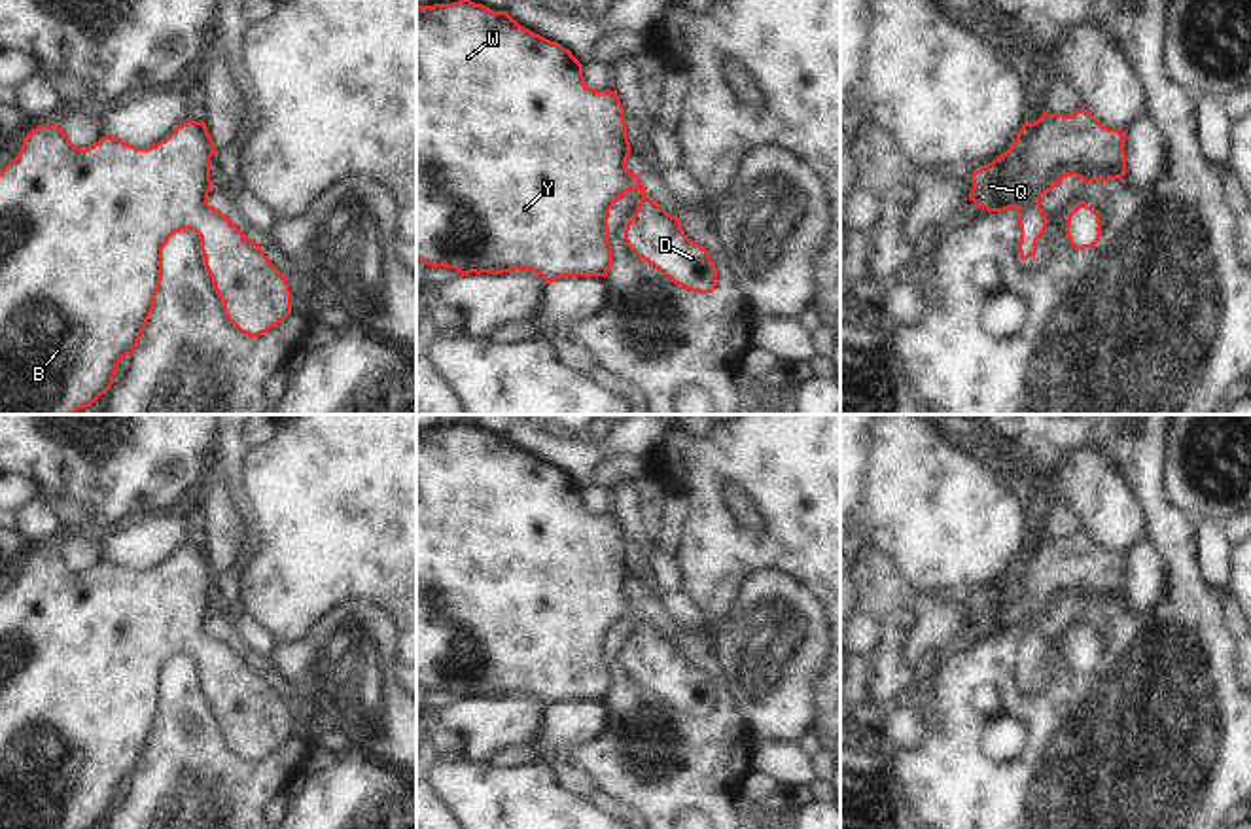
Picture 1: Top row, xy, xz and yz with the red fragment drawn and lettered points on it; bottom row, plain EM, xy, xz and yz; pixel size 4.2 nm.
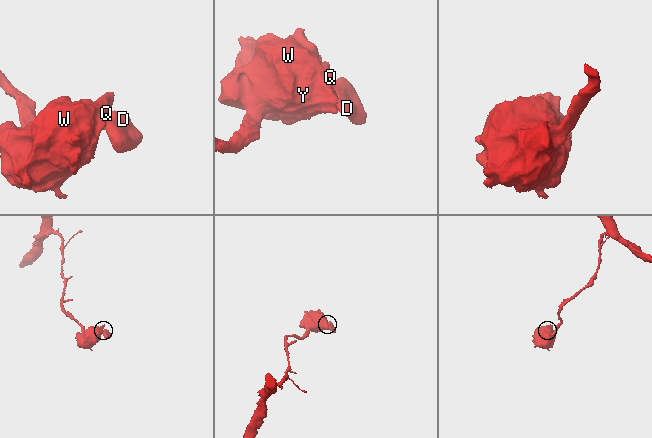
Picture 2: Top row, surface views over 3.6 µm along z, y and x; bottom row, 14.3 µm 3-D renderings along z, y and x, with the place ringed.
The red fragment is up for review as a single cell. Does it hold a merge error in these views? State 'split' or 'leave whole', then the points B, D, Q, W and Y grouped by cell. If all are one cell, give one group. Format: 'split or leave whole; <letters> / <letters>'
leave whole; B D Q W Y

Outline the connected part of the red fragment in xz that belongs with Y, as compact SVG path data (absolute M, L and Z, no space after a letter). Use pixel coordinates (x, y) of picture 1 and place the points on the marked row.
M471 0L416 9L416 259L433 269L471 273L537 273L547 284L562 276L608 276L611 244L608 218L613 204L636 189L642 199L625 229L626 246L674 284L712 293L717 269L704 246L691 240L679 218L645 193L628 170L625 108L617 91L596 91L570 49L520 26L507 11Z

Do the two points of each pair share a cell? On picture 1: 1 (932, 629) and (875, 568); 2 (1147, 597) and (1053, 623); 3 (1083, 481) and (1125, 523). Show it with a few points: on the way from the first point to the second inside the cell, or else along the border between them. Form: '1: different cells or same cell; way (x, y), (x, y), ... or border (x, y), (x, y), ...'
1: same cell; way (926, 612), (892, 585)
2: different cells; border (1162, 574), (1164, 599), (1151, 612), (1136, 614)
3: same cell; way (1092, 491), (1115, 513)

